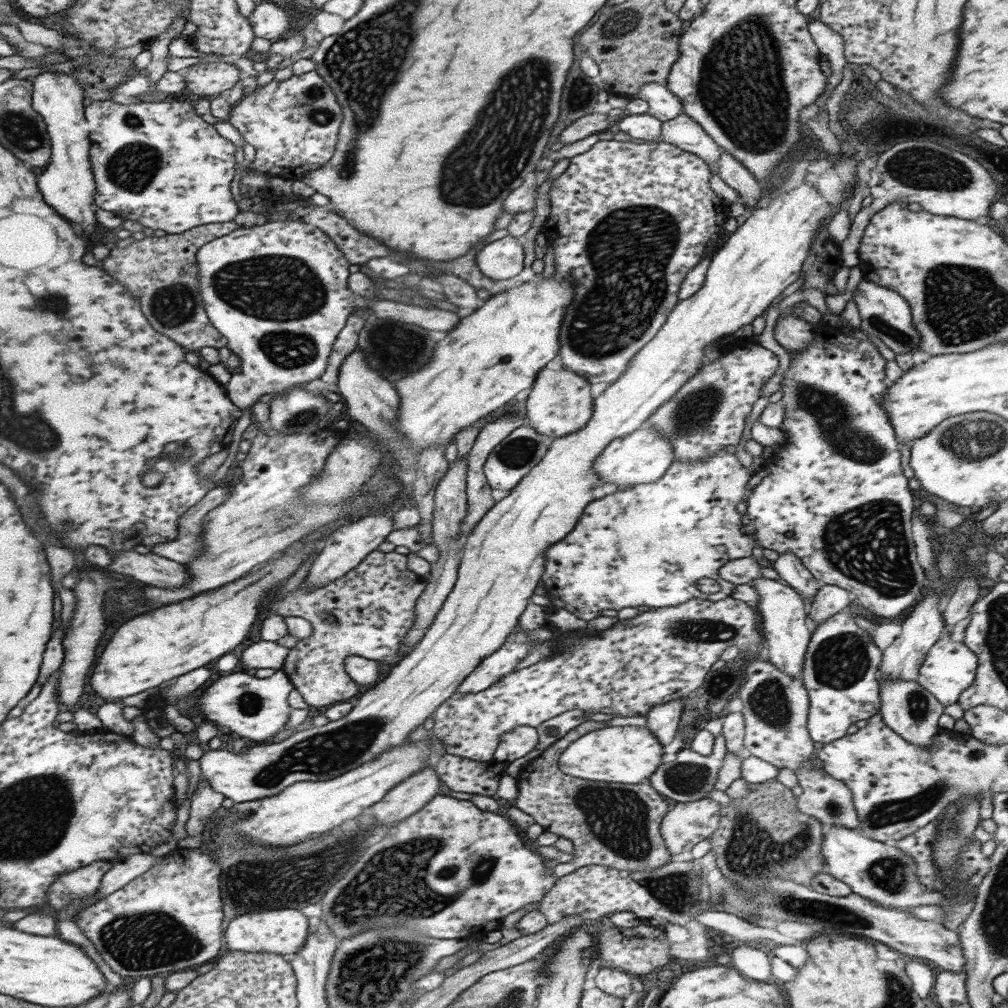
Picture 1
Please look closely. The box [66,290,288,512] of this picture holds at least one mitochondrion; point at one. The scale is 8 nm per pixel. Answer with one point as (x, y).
(176, 453)

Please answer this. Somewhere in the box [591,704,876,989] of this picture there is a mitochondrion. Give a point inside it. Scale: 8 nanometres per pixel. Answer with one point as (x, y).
(751, 853)

